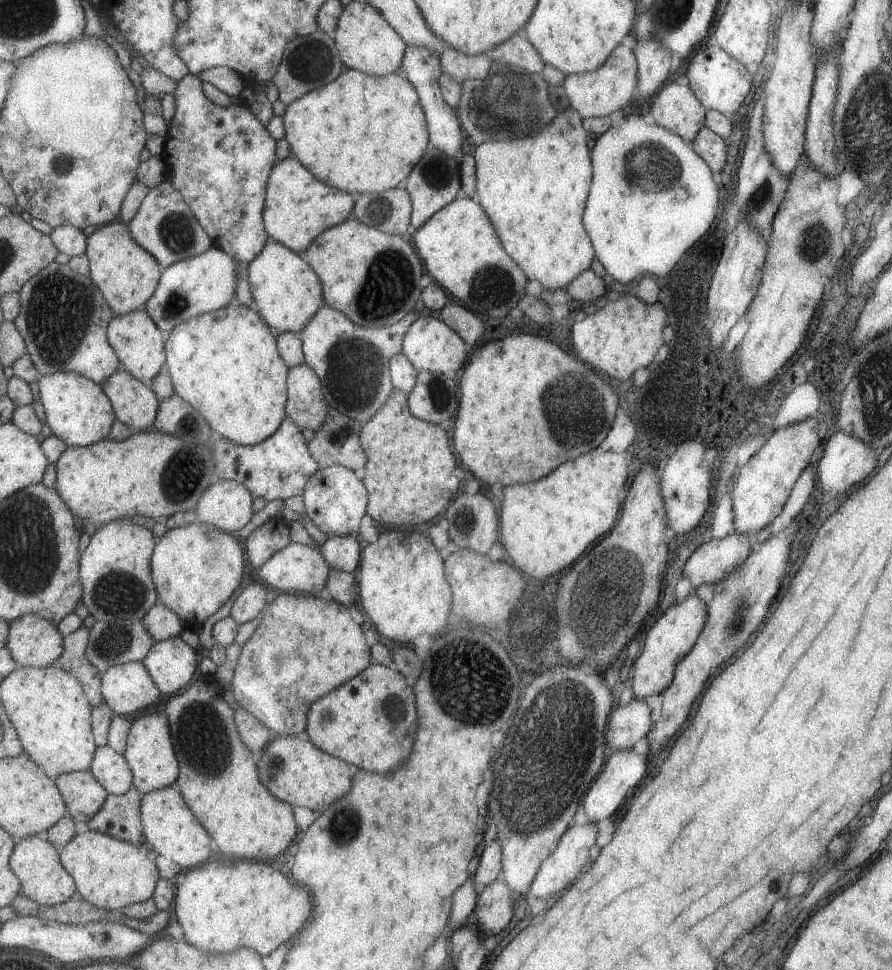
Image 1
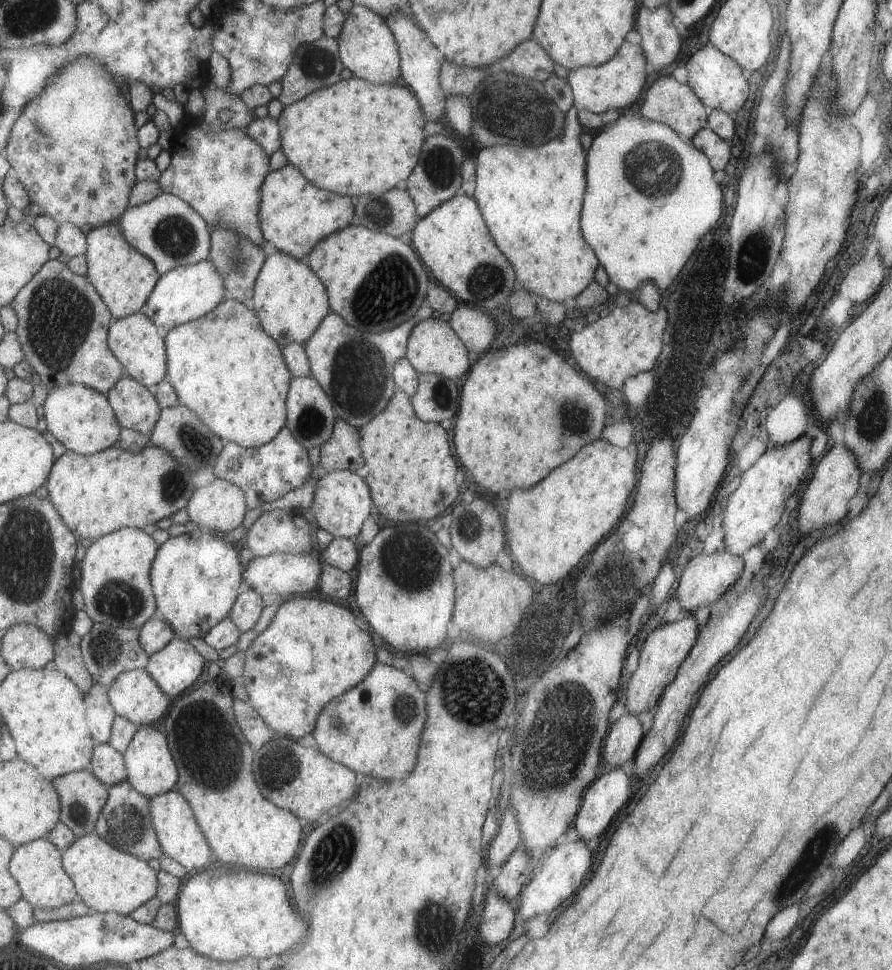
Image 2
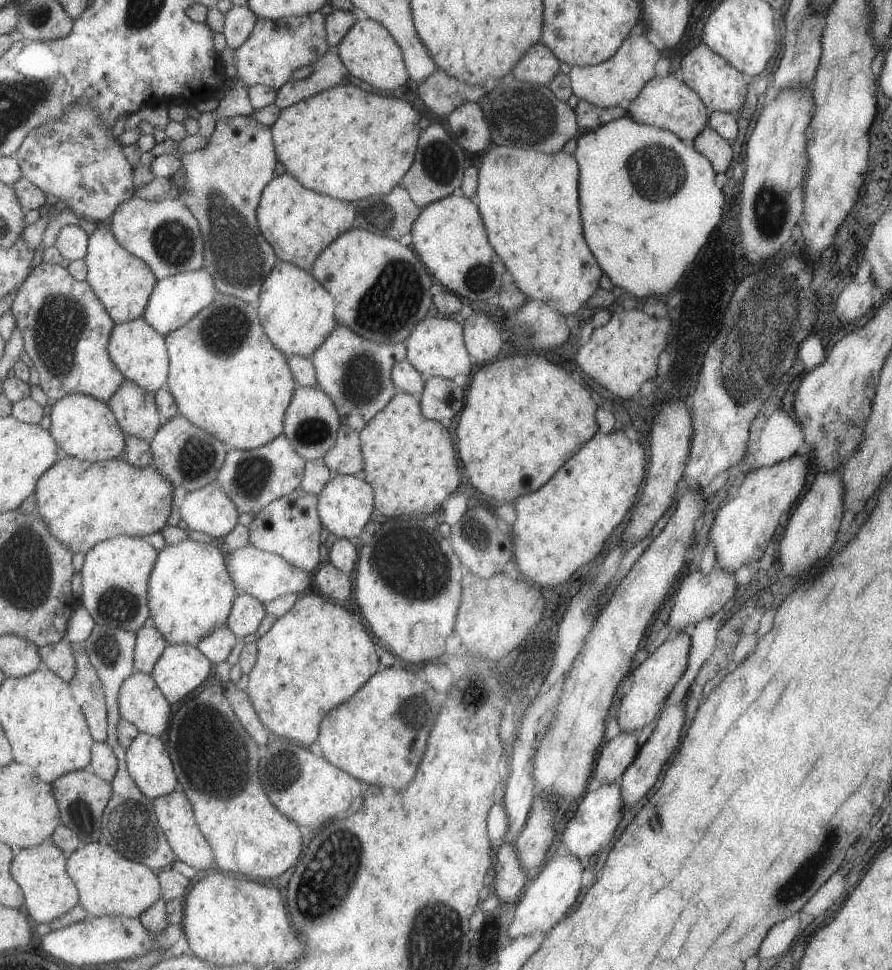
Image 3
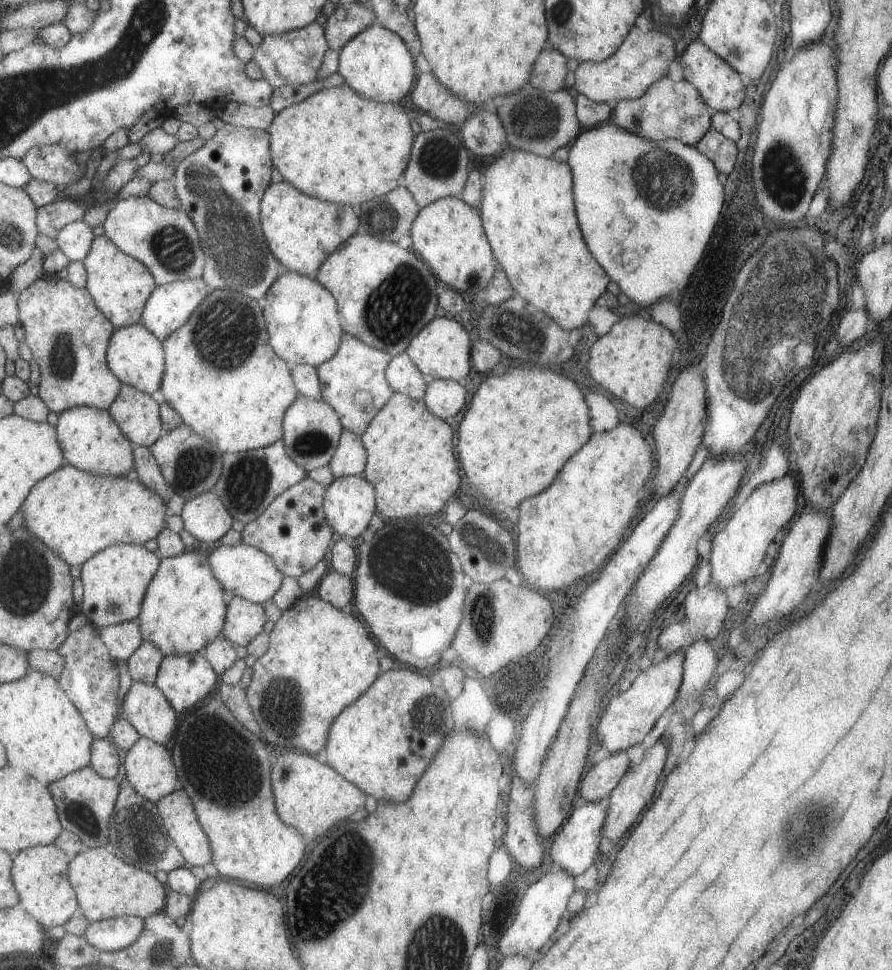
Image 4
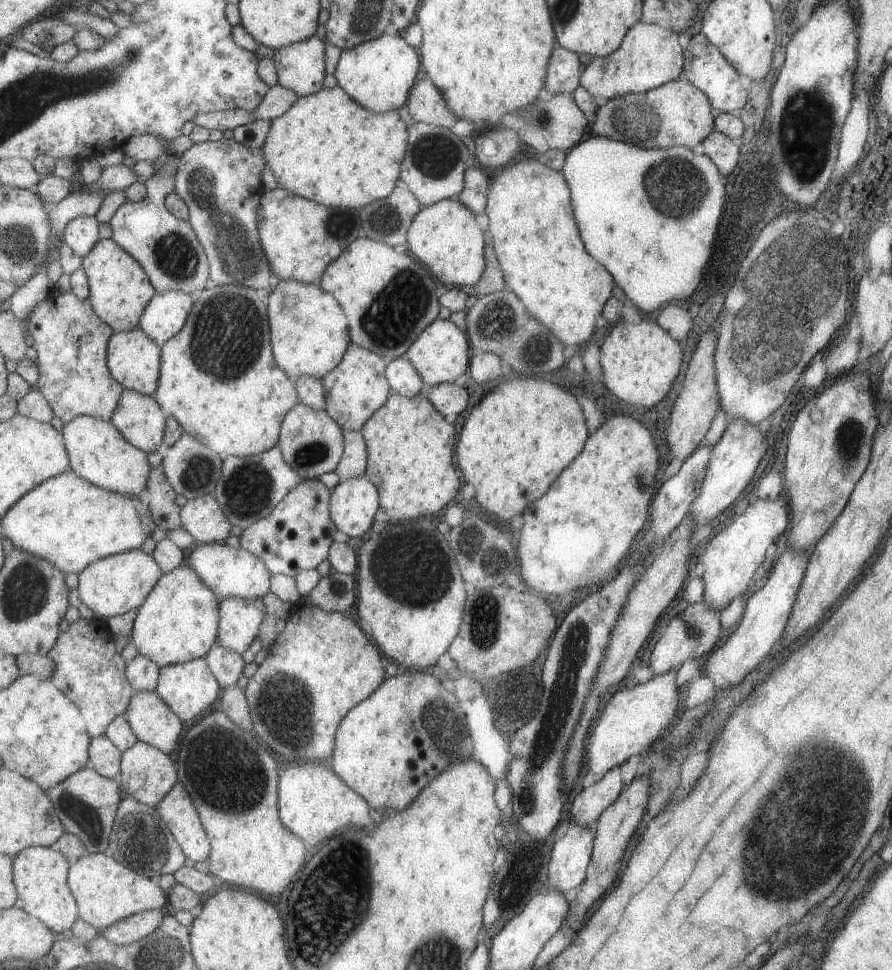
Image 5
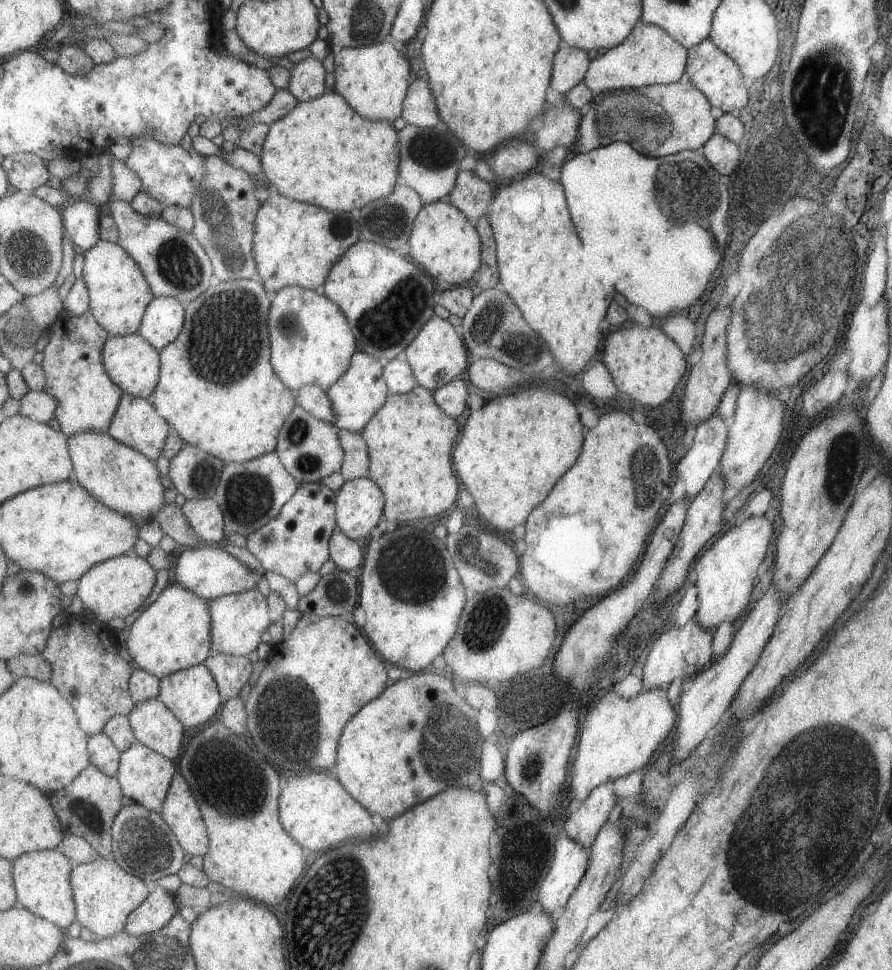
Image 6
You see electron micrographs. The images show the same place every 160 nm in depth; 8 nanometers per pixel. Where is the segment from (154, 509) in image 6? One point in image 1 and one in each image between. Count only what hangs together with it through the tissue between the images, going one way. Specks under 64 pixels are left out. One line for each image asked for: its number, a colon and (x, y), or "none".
1: (78, 410)
2: (84, 420)
3: (85, 427)
4: (92, 440)
5: (99, 452)

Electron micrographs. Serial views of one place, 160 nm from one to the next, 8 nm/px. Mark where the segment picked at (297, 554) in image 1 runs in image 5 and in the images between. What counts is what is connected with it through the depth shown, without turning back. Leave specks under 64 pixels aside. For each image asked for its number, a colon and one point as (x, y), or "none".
2: (285, 574)
3: (265, 575)
4: (247, 572)
5: (232, 572)

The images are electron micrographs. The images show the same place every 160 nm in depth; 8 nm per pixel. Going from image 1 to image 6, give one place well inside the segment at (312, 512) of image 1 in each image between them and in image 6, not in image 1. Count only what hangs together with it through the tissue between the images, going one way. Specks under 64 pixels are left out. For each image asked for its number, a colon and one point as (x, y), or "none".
2: (344, 500)
3: (347, 503)
4: (350, 504)
5: (355, 503)
6: (360, 505)

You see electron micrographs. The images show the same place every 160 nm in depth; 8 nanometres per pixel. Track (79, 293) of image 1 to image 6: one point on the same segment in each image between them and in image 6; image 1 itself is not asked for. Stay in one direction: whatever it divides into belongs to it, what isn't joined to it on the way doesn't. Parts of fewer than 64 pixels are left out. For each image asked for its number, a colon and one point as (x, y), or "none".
2: (64, 322)
3: (67, 328)
4: (69, 336)
5: (71, 340)
6: (73, 360)

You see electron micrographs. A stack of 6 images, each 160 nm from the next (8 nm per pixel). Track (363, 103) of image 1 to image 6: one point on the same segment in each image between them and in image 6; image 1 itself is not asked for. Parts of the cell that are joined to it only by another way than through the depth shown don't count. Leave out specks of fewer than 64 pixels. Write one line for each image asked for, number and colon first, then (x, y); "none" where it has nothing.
2: (355, 138)
3: (349, 143)
4: (337, 145)
5: (328, 148)
6: (325, 153)

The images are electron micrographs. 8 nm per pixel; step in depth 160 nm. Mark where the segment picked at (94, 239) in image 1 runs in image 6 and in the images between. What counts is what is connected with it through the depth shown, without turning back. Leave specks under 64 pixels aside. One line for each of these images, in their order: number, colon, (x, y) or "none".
2: (125, 277)
3: (125, 283)
4: (121, 285)
5: (121, 290)
6: (120, 294)

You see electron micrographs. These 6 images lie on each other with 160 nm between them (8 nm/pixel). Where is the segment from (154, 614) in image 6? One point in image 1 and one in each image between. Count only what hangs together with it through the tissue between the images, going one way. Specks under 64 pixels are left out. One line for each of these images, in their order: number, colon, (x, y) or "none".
1: (197, 568)
2: (198, 577)
3: (191, 592)
4: (185, 610)
5: (180, 622)

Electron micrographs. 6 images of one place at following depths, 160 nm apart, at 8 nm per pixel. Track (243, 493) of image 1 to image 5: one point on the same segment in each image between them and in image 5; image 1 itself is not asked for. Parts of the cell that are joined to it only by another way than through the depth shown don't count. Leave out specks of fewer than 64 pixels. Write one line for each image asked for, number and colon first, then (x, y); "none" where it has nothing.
2: (220, 506)
3: (210, 509)
4: (206, 517)
5: (204, 518)

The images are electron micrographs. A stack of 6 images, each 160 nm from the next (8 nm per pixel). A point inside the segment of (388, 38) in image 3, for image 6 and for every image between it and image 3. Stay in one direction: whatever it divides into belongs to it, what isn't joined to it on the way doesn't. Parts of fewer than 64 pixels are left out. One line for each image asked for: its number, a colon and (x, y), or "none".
4: (378, 64)
5: (381, 74)
6: (376, 80)

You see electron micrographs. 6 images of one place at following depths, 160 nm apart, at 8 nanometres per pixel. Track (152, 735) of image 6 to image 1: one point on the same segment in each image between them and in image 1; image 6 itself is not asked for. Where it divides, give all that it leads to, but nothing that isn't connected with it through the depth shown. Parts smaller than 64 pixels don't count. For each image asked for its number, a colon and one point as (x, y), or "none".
1: (129, 688)
2: (135, 694)
3: (142, 702)
4: (145, 705)
5: (152, 719)

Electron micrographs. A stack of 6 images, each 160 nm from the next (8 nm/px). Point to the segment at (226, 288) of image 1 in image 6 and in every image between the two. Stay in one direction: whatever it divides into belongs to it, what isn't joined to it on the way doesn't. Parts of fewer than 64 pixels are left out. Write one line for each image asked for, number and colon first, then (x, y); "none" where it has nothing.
2: (183, 294)
3: (177, 299)
4: (171, 306)
5: (167, 314)
6: (165, 319)

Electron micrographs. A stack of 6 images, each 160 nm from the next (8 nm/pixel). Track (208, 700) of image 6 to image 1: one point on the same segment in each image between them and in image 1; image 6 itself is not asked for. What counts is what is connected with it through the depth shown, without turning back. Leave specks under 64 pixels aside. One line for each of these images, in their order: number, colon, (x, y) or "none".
1: (173, 663)
2: (177, 667)
3: (183, 668)
4: (186, 679)
5: (190, 689)

